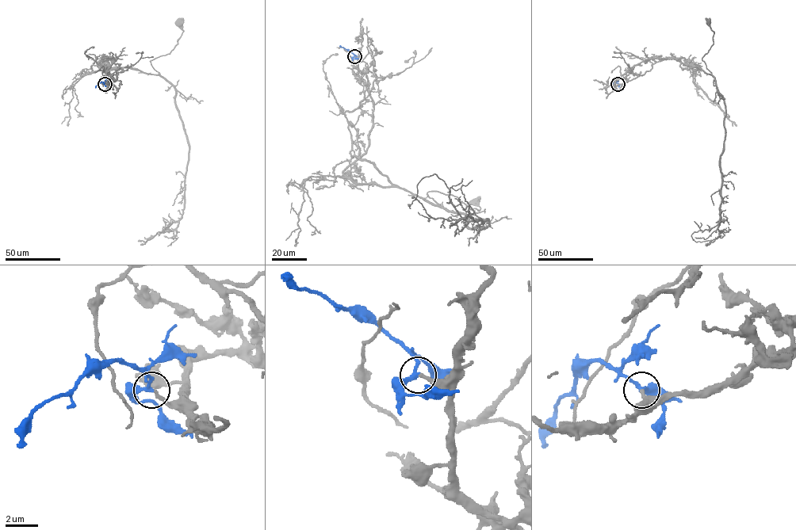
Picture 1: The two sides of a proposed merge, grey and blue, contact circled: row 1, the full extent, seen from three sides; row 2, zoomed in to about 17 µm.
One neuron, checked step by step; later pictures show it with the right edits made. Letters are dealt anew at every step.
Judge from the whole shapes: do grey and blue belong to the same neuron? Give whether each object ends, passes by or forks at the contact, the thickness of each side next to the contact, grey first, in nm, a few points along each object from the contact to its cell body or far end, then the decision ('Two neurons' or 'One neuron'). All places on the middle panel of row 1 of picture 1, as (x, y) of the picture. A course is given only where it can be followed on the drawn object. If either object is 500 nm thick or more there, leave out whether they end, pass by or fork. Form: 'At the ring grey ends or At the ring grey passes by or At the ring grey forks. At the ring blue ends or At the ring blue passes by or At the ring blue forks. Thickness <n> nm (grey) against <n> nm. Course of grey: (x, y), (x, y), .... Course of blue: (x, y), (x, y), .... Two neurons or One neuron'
At the ring grey ends. At the ring blue passes by. Thickness 190 nm (grey) against 240 nm. Course of grey: (354, 56), (369, 86), (345, 112), (352, 156), (430, 202), (442, 206), (427, 194), (437, 191), (475, 201). Course of blue: (354, 56), (340, 46). One neuron

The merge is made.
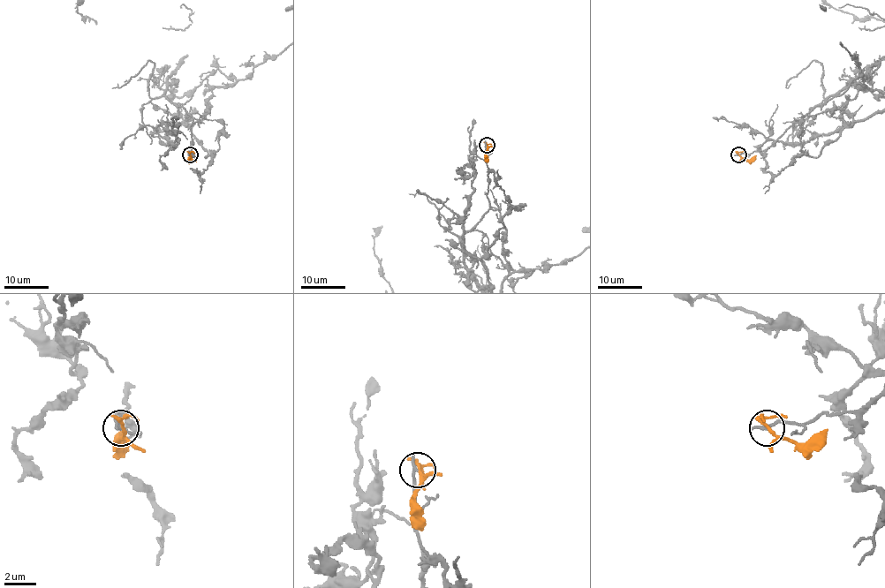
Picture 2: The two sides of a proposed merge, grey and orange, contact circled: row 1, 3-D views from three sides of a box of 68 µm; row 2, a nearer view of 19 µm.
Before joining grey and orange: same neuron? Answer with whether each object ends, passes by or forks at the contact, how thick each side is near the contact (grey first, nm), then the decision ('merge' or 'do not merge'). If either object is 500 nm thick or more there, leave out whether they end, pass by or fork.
grey ends there; orange forks there; 240 nm thick on the grey side, 160 nm on the other; do not merge

